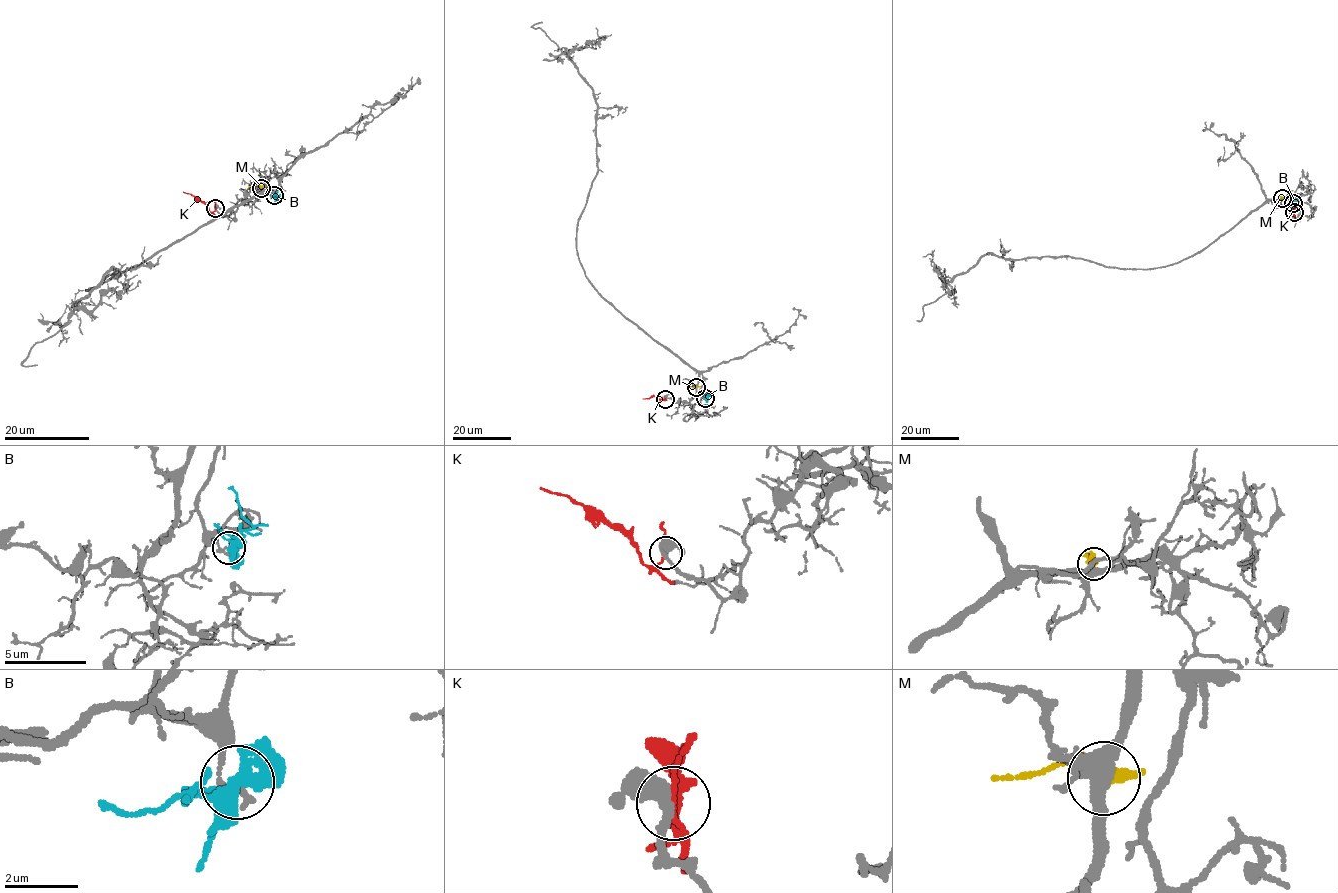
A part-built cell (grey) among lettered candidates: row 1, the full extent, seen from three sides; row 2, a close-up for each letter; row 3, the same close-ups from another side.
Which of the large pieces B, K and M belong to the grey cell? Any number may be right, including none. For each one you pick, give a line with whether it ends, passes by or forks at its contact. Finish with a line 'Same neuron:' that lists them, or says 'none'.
Same neuron: none

